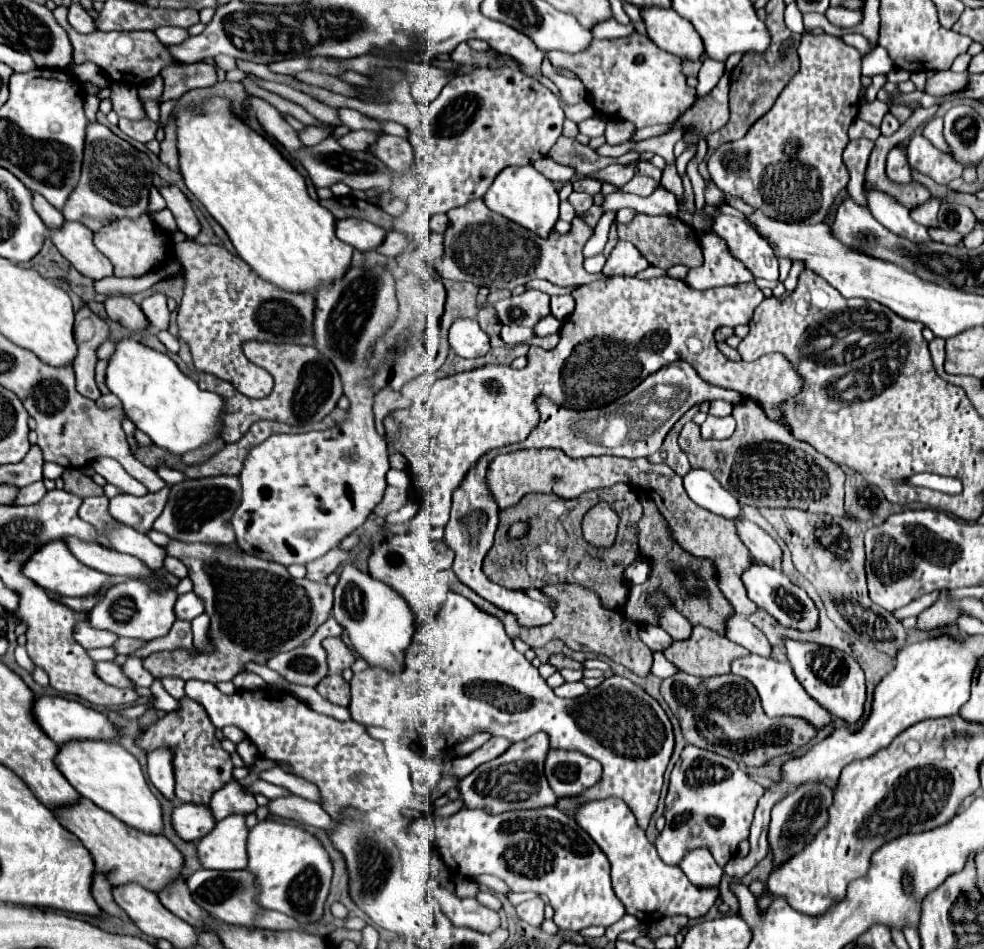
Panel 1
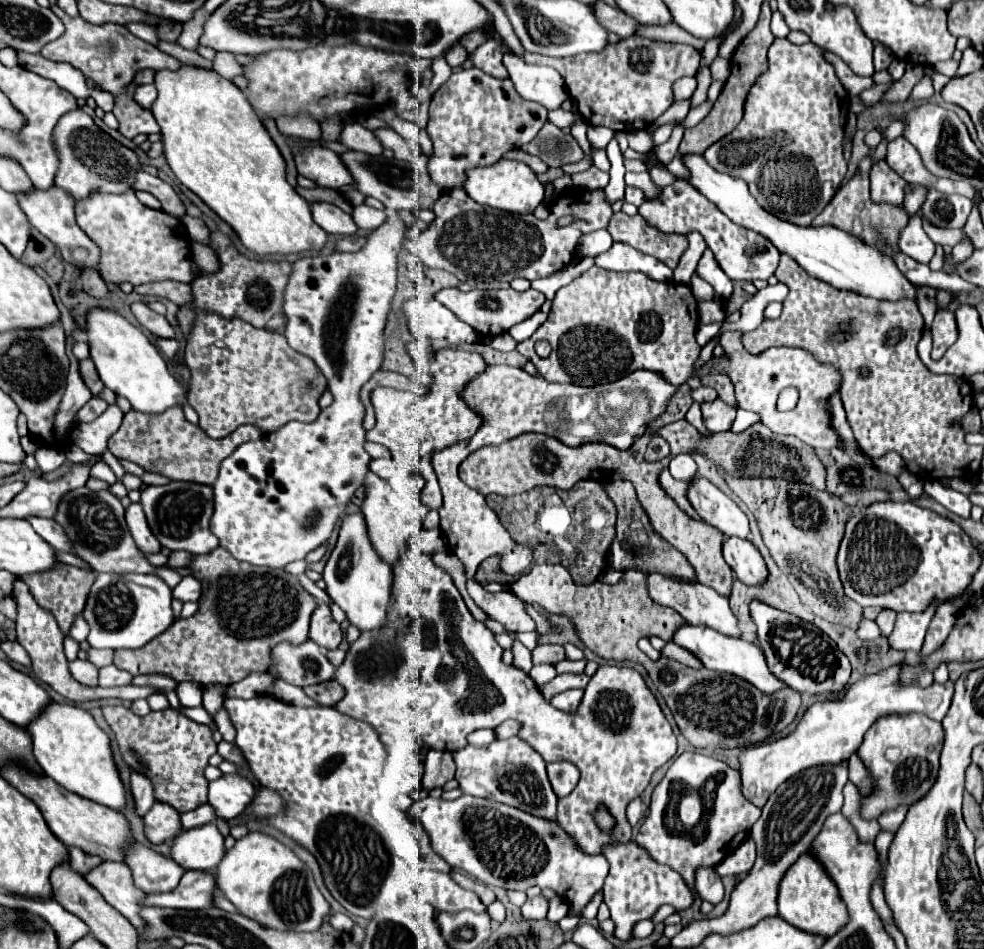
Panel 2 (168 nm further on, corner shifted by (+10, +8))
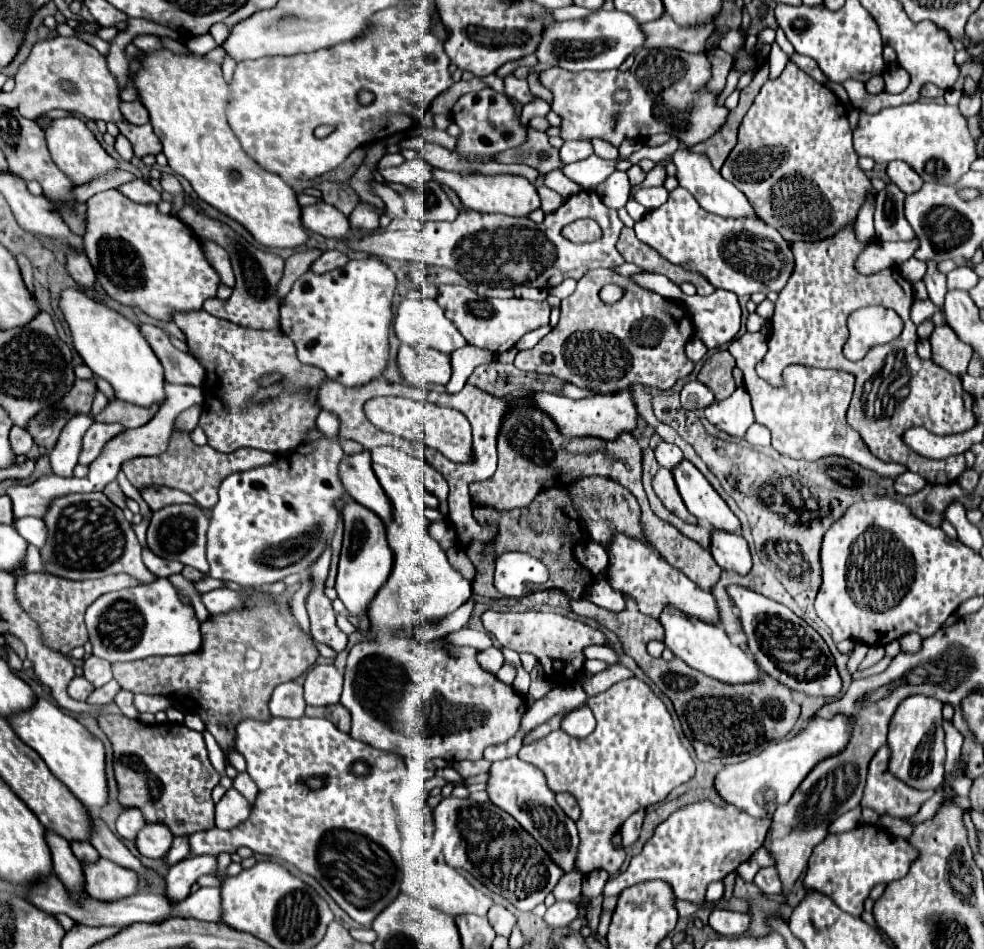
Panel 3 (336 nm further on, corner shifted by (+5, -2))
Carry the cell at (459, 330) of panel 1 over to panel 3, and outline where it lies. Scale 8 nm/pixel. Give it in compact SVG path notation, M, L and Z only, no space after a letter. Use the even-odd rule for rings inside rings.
M401 300L393 318L395 334L401 342L425 342L427 346L449 354L457 348L463 348L463 336L449 322L435 300Z

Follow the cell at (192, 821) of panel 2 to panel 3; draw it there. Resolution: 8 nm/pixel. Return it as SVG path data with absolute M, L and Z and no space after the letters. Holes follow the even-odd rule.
M175 838L173 840L173 846L169 850L169 854L165 856L165 866L173 866L181 860L185 860L189 856L189 850L187 850L187 838Z

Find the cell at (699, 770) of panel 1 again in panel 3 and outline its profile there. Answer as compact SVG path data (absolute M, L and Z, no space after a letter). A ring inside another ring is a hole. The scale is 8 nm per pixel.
M709 800L685 806L657 826L653 838L643 846L641 854L631 858L631 864L623 874L613 876L605 884L603 894L615 896L633 884L663 880L671 886L675 898L703 902L707 884L725 880L727 874L735 872L739 864L749 860L749 856L763 846L769 828L769 818L747 816L745 812L735 810L735 806L715 806Z

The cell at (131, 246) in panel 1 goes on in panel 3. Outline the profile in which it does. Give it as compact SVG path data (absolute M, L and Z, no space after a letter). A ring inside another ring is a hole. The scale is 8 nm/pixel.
M105 190L87 200L87 234L83 236L85 254L95 270L95 280L103 290L125 306L137 306L147 316L171 322L175 312L201 310L207 298L215 298L221 284L219 274L207 262L201 240L177 216L161 214L157 204L141 204L125 198L119 190Z

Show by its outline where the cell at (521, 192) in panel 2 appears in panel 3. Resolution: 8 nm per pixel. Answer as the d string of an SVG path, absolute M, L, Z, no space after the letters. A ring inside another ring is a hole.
M439 172L437 176L439 182L445 182L451 186L461 202L477 212L485 214L507 214L507 216L527 216L529 212L539 208L539 194L535 186L523 178L523 176L513 176L513 174L497 174L497 176L487 176L487 174L461 174L461 172Z

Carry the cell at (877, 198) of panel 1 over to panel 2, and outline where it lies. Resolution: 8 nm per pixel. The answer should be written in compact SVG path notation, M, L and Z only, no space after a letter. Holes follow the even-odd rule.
M912 216L906 224L906 228L900 230L900 236L898 236L898 246L904 254L912 256L914 260L918 262L924 262L928 264L934 256L934 242L926 236L926 232L922 230L922 222L920 222L920 216Z

